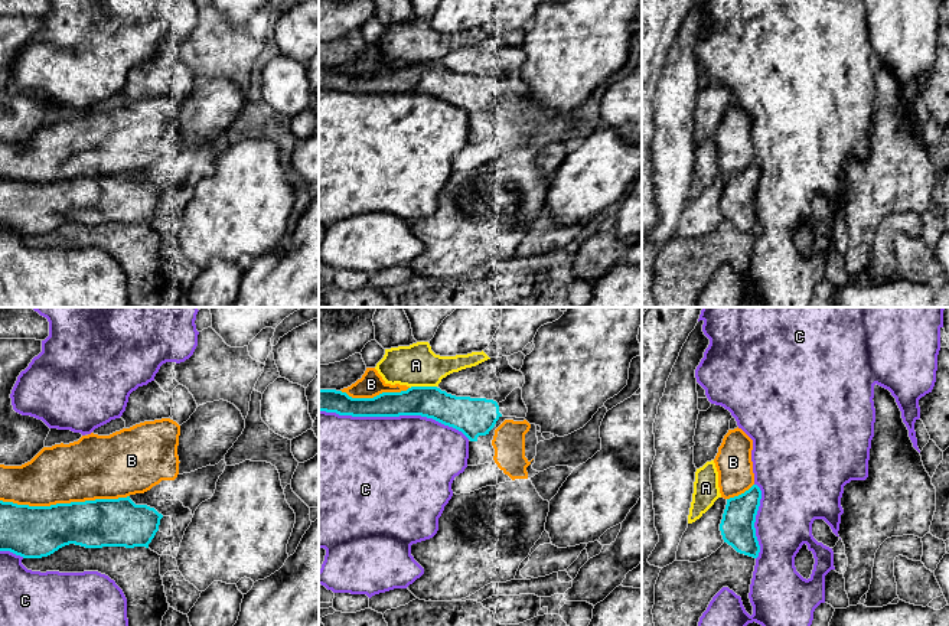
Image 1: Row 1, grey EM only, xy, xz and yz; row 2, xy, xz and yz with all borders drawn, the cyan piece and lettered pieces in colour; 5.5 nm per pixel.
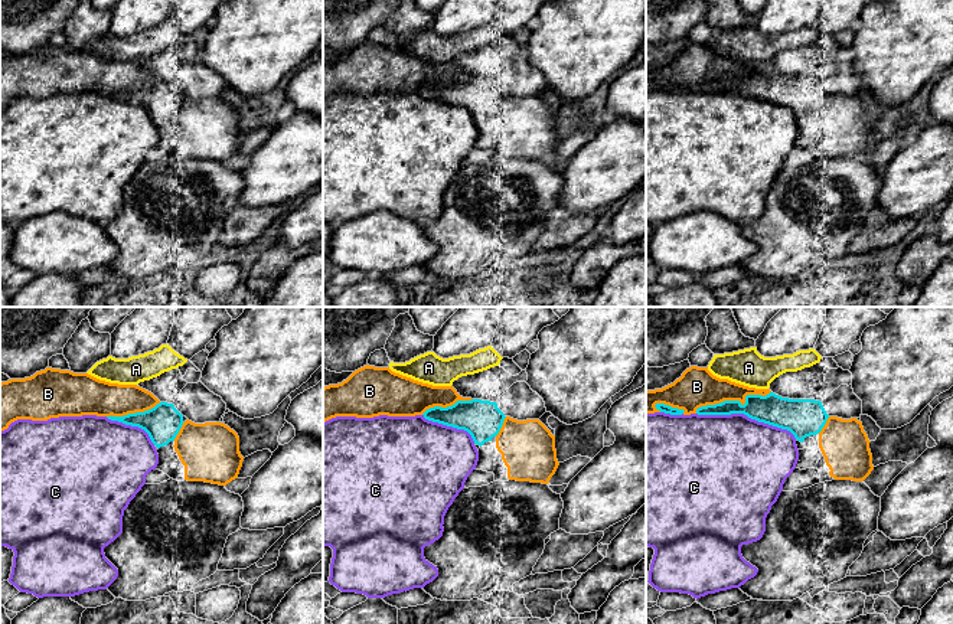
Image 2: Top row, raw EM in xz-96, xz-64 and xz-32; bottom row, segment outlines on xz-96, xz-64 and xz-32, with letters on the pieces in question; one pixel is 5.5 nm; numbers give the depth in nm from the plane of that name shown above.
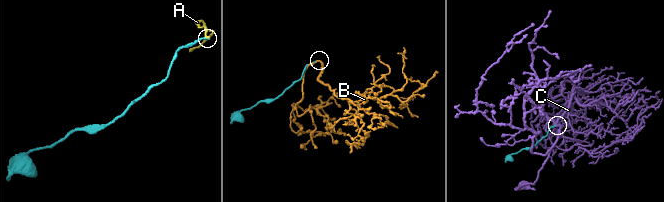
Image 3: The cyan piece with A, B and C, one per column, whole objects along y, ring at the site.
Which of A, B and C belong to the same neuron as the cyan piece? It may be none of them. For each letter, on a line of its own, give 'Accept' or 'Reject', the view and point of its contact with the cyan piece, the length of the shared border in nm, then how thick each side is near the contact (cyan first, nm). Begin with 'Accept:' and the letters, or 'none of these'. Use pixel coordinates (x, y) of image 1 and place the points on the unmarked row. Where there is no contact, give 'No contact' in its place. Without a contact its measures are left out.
Accept: B
A: Reject. Touches cyan at xz (423, 64). Shared border 150 nm. Thickness 180 nm (cyan) against 240 nm
B: Accept. Touches cyan at xy (64, 181). Shared border 700 nm. Thickness 280 nm (cyan) against 340 nm
C: Reject. Touches cyan at xz (394, 93). Shared border 850 nm. Thickness 180 nm (cyan) against 500 nm

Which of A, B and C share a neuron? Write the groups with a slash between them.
A / B / C

